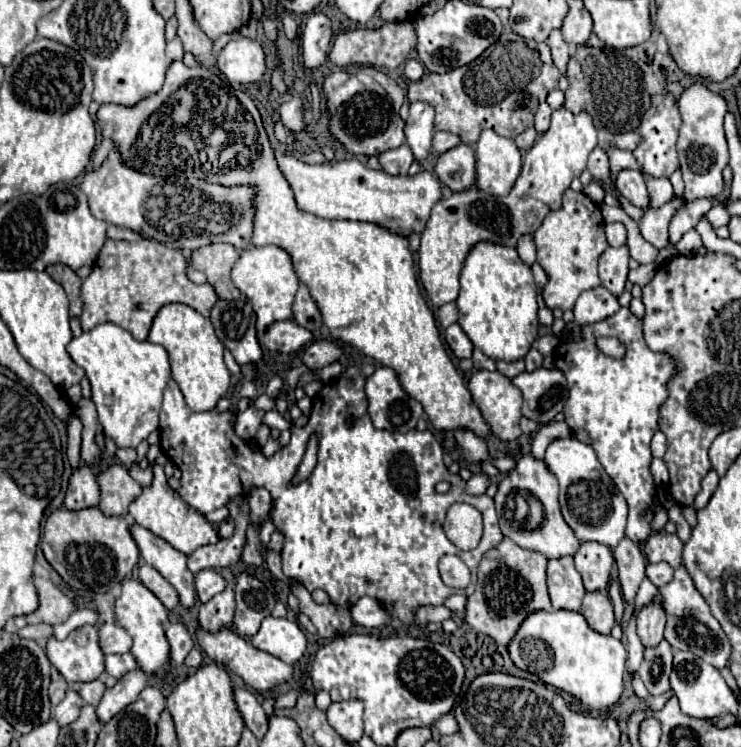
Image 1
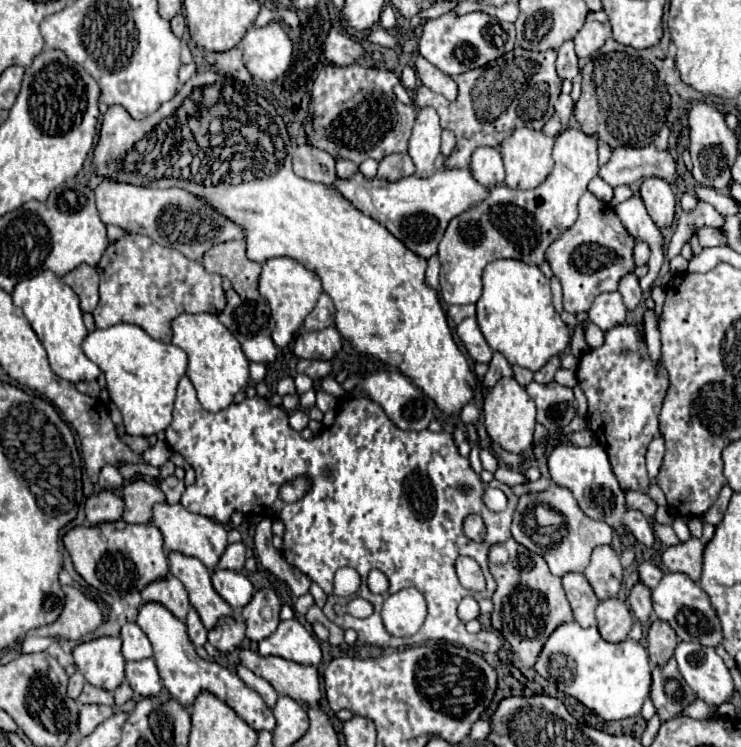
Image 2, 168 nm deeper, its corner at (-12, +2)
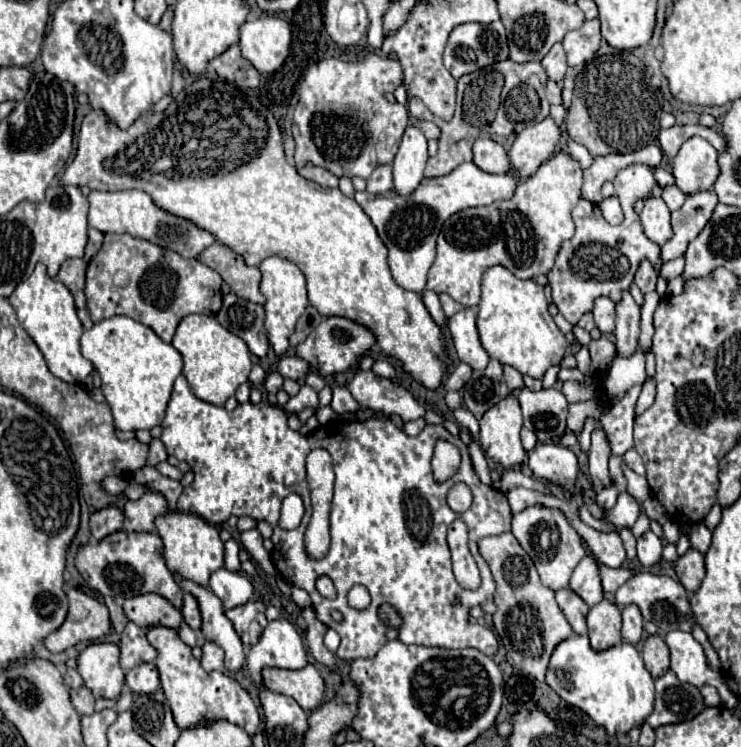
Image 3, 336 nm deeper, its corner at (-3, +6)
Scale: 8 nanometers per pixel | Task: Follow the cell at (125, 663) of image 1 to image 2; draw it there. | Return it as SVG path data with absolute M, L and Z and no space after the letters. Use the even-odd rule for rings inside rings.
M152 658L140 662L126 662L126 678L136 692L136 696L158 696L162 690L162 680L158 676L156 664Z

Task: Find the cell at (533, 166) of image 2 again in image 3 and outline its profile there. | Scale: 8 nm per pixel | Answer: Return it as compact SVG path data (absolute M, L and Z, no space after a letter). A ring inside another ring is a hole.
M545 118L539 124L527 126L517 134L511 148L507 150L511 170L519 180L525 180L537 172L537 168L555 154L559 146L559 126Z

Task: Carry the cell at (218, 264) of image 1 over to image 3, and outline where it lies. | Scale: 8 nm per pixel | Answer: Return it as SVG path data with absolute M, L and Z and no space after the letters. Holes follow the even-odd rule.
M213 242L209 248L205 248L199 258L199 262L207 264L209 268L217 270L223 278L223 282L239 296L257 304L265 304L265 296L259 290L259 270L251 268L243 262L239 254L235 254L231 248L227 248L221 242Z

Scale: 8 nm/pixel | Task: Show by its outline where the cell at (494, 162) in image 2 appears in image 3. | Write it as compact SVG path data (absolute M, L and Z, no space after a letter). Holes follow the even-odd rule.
M475 140L473 144L473 162L489 174L507 174L507 148L493 140Z

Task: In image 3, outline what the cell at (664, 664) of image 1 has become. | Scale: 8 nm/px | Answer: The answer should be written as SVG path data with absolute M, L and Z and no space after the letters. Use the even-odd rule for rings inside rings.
M667 670L663 676L655 678L655 704L653 712L647 716L647 724L659 728L663 724L691 720L691 716L697 716L703 708L699 688L691 684L681 686L675 672Z

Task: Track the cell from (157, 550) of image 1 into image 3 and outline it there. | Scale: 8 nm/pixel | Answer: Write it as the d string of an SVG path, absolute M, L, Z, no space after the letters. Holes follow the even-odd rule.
M175 574L175 582L181 586L181 590L191 592L195 596L203 618L201 632L205 634L207 640L219 644L225 650L225 668L229 672L237 672L245 664L245 652L241 638L237 636L231 620L225 616L223 602L209 588L193 580L181 578L179 574Z

